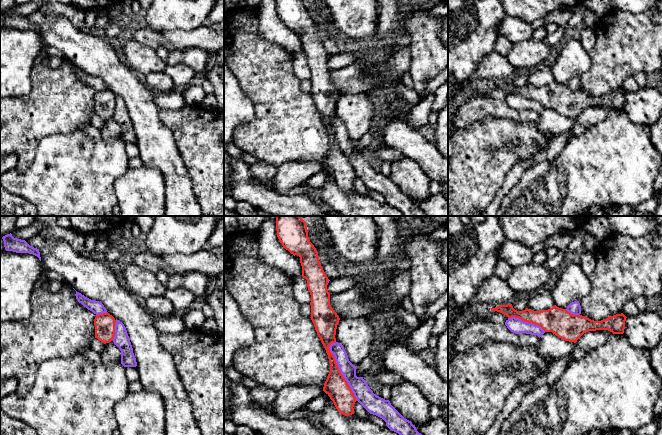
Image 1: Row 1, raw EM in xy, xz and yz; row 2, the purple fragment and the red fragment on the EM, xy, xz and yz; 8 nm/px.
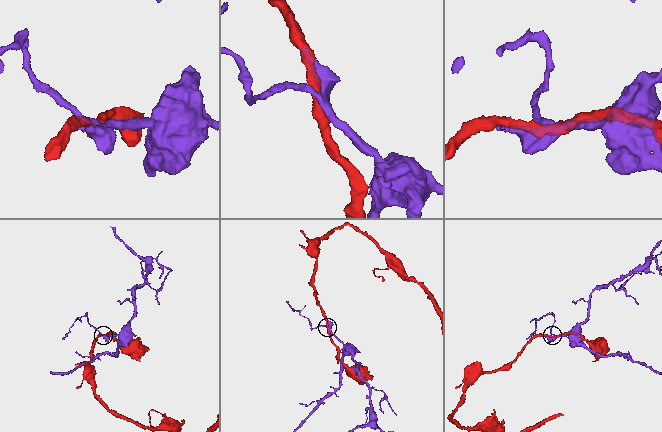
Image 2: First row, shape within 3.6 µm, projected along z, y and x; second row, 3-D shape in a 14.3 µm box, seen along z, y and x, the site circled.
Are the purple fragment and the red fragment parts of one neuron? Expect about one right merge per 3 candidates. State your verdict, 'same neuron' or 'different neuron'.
different neuron

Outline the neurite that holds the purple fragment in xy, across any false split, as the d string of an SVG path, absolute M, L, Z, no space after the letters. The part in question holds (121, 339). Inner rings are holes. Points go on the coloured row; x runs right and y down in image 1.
M116 320L115 323L115 336L113 342L121 351L121 364L124 367L136 367L137 362L127 330L124 324L119 320Z

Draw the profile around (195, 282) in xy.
M188 272L185 274L172 274L168 276L167 288L182 287L195 297L203 296L209 283L209 276L202 272Z

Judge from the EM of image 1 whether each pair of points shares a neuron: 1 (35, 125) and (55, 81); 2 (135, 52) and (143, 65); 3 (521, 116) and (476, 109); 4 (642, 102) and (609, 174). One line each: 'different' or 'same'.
1: same
2: same
3: same
4: different

